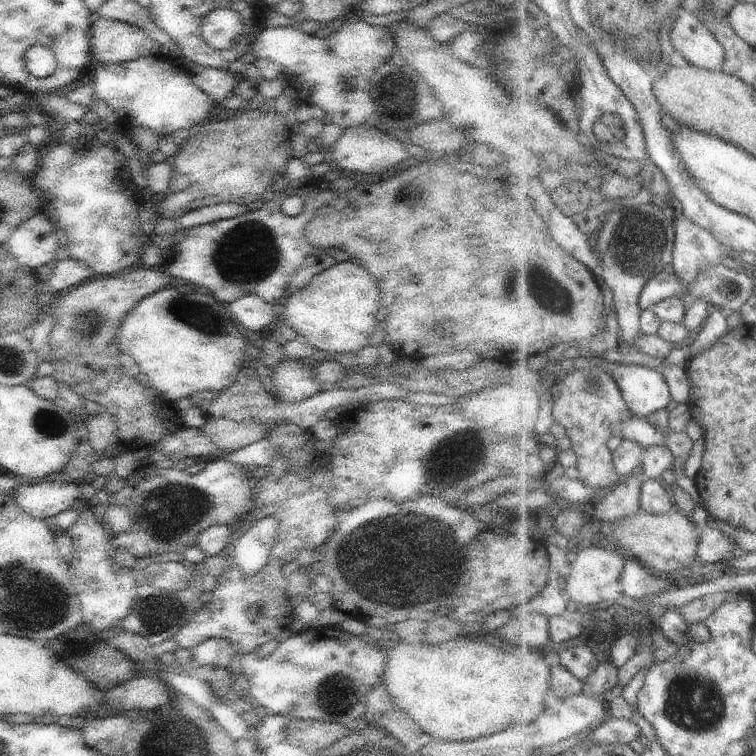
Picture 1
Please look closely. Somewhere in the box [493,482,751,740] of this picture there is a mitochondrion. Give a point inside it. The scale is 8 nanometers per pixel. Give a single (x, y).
(690, 701)

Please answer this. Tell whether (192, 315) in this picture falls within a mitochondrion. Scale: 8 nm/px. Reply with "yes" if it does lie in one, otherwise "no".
yes

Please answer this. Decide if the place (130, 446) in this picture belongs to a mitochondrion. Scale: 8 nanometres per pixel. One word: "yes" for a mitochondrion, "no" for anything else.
no

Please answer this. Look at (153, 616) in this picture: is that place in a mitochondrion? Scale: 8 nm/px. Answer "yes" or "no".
yes

